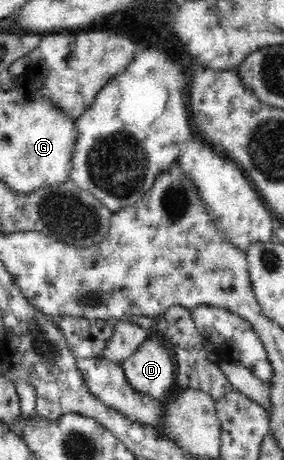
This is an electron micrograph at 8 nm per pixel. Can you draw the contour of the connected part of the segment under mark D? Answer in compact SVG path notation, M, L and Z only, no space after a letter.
M162 337L148 338L120 365L128 383L153 399L165 399L176 387L170 347Z

